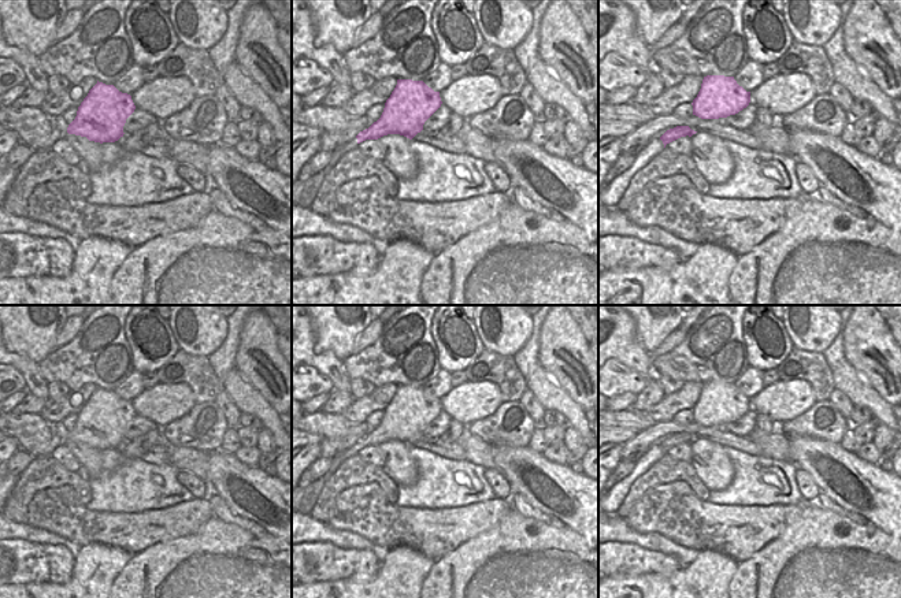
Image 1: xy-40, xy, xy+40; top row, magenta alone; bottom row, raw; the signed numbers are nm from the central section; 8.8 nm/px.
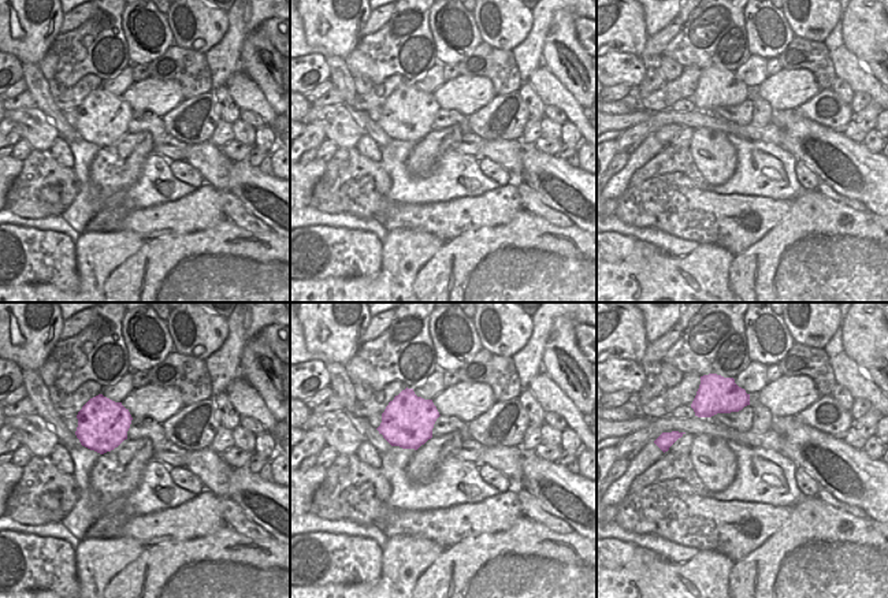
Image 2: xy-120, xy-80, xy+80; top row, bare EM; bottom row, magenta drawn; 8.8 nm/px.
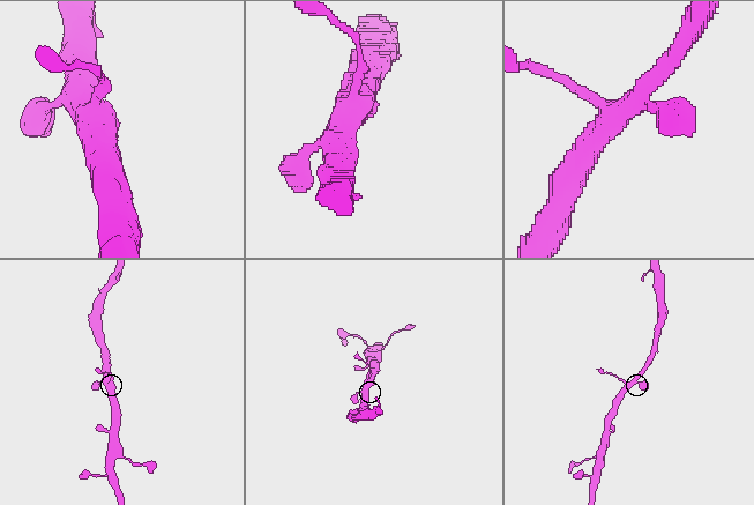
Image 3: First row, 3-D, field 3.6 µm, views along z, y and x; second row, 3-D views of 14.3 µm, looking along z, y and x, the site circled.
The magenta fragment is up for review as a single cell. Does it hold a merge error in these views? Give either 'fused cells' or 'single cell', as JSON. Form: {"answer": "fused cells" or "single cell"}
{"answer": "single cell"}

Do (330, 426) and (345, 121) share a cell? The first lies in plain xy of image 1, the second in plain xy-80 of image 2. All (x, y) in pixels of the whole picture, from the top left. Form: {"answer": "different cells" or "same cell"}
{"answer": "same cell"}

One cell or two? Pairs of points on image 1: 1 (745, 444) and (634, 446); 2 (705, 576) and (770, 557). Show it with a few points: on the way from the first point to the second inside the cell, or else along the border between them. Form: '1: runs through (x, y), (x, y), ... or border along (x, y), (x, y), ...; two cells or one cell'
1: runs through (718, 435), (694, 428), (662, 430); one cell
2: border along (738, 563), (729, 583); two cells

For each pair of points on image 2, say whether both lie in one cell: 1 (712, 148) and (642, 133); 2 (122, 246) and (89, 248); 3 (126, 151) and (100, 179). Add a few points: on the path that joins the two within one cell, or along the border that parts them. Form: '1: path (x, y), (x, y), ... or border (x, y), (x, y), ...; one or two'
1: border (694, 129), (710, 127), (725, 134); two
2: path (114, 248), (97, 248); one
3: path (122, 158), (107, 173); one

